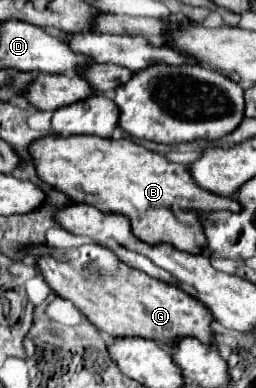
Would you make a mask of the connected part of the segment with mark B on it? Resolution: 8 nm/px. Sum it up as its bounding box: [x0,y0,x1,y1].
[28,135,240,253]

